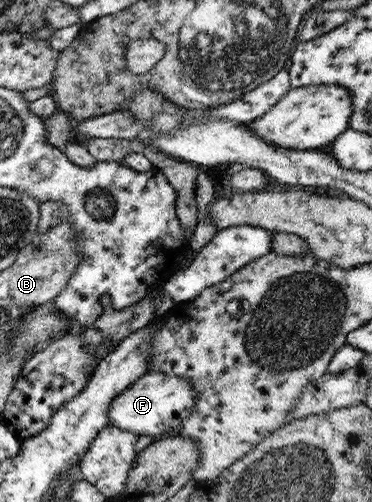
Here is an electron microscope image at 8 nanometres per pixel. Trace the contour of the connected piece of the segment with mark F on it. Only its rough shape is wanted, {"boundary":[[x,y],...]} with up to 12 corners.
{"boundary":[[149,371],[109,403],[108,424],[173,433],[196,406],[189,379]]}

